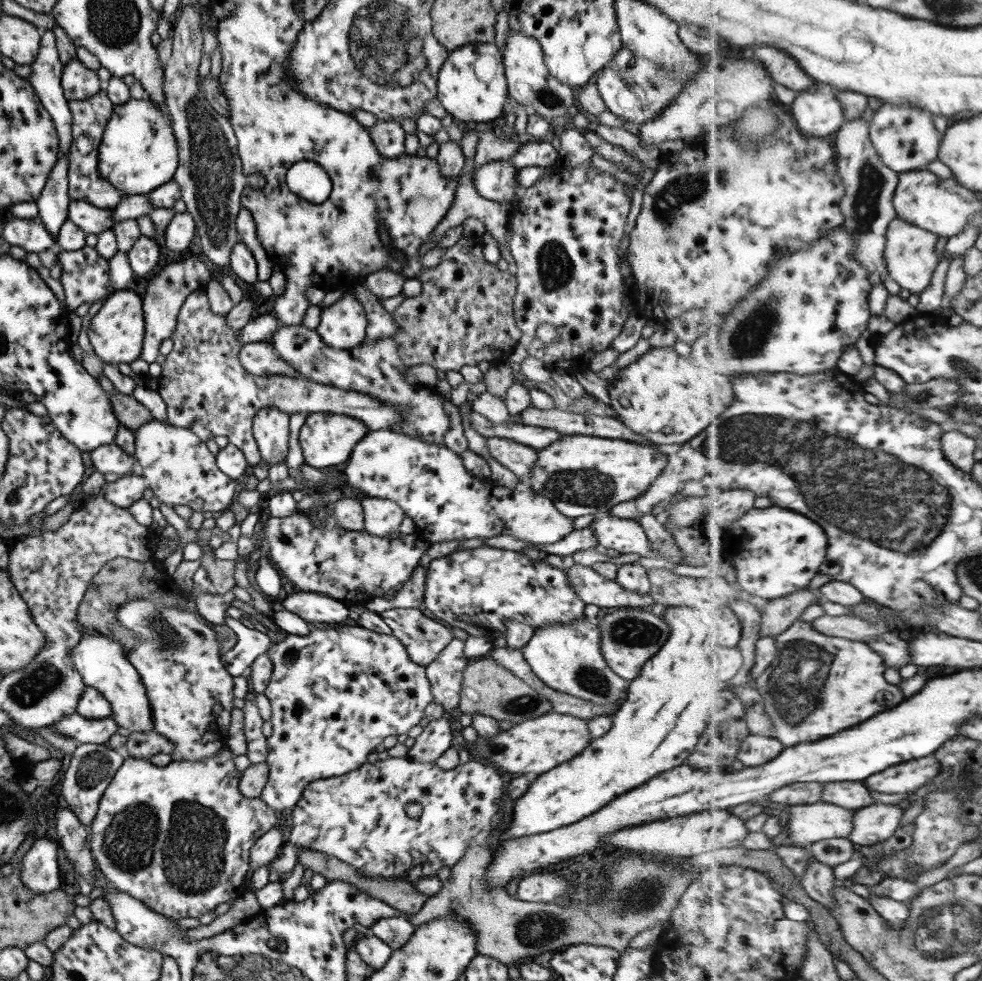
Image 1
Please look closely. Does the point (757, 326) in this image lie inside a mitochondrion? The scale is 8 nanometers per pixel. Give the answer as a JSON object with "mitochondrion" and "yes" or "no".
{"mitochondrion":"yes"}

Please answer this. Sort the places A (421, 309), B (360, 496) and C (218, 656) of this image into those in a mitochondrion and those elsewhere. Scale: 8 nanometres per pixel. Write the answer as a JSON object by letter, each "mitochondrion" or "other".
{"A":"other","B":"other","C":"other"}

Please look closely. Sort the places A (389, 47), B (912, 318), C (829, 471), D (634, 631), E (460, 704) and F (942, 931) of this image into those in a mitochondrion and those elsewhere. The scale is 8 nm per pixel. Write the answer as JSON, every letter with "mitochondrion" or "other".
{"A":"mitochondrion","B":"other","C":"mitochondrion","D":"mitochondrion","E":"other","F":"mitochondrion"}

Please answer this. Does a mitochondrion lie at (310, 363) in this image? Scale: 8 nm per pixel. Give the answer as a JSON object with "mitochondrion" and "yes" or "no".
{"mitochondrion":"yes"}

